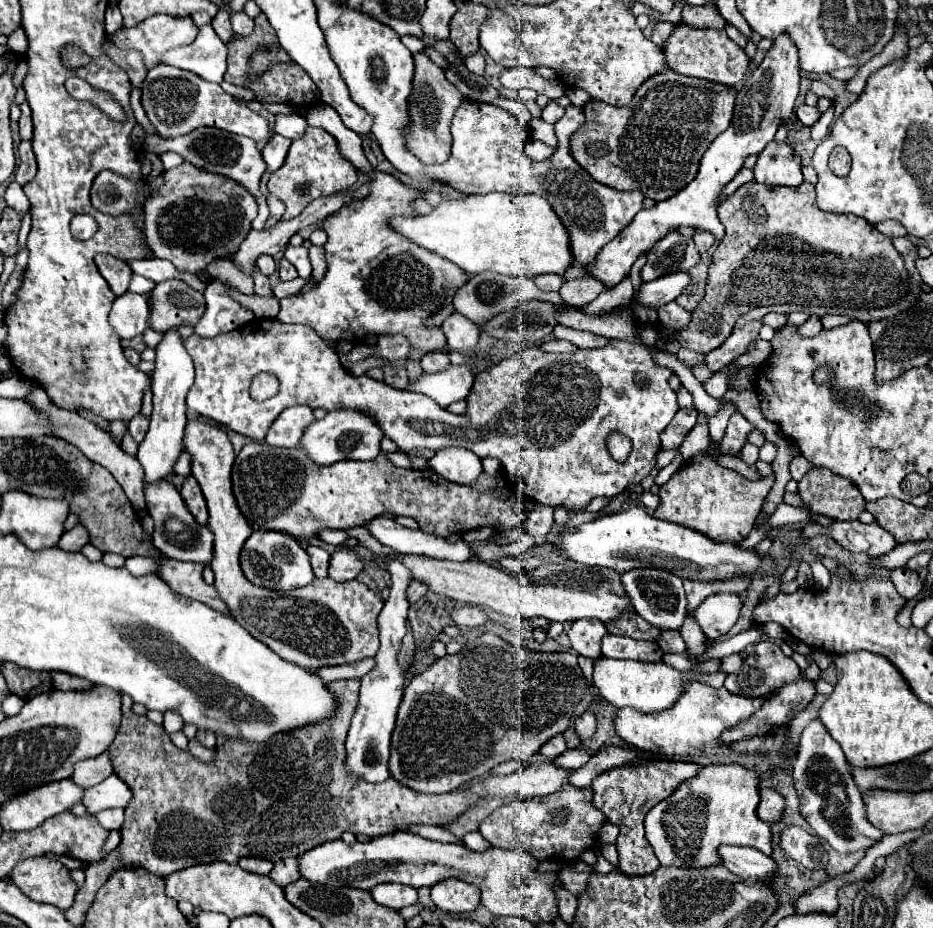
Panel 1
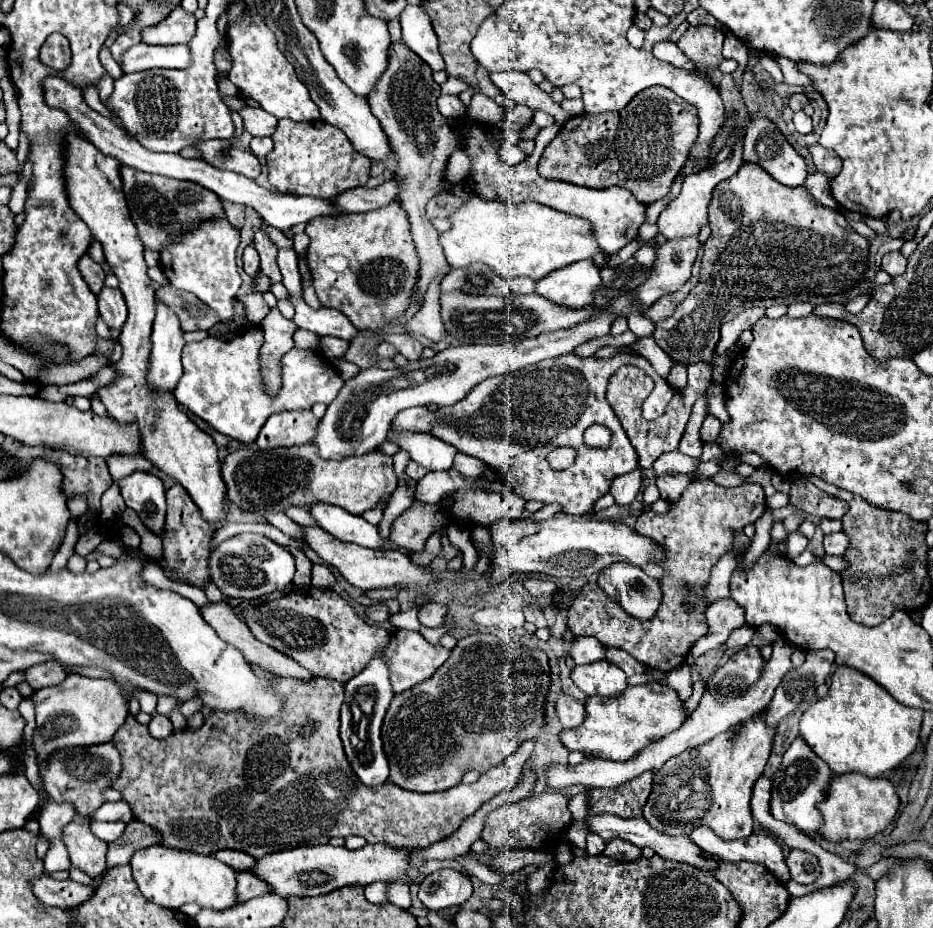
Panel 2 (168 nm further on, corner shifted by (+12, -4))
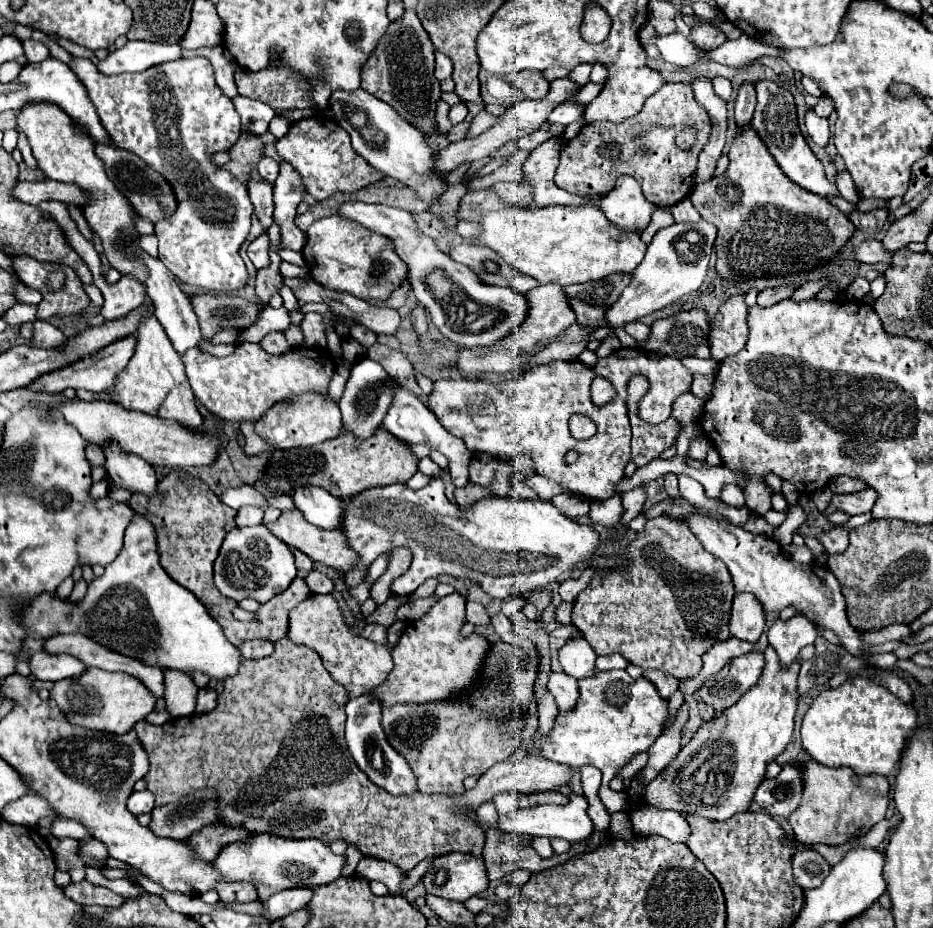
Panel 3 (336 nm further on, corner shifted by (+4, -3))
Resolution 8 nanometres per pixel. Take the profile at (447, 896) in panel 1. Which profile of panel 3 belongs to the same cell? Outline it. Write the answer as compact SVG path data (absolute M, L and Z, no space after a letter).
M451 852L439 856L431 870L423 876L425 890L455 902L465 902L487 888L483 860L471 854Z

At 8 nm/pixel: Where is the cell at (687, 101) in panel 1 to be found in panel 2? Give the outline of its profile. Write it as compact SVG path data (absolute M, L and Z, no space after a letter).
M649 87L641 91L621 113L603 113L603 115L587 115L581 113L569 119L559 135L549 143L541 161L539 161L539 175L545 179L569 181L573 185L591 187L591 189L605 189L609 185L625 185L633 191L639 203L651 205L653 201L661 199L677 173L683 169L689 149L697 139L697 111L693 105L683 103L671 89L663 87Z

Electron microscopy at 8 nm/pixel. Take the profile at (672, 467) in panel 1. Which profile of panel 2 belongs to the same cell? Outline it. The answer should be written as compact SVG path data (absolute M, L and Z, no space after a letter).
M647 485L645 491L643 491L643 507L645 511L651 509L651 505L659 499L659 491L657 491L657 485Z

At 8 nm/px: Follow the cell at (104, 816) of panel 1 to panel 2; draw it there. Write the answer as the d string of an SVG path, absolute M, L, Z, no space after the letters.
M125 801L105 803L105 805L93 815L93 819L97 819L97 821L123 821L123 823L129 823L131 817L133 817L133 811L131 811L129 803L125 803Z

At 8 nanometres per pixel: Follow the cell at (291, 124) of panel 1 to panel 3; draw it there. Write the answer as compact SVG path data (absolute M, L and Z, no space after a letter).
M237 96L237 98L233 98L233 104L241 116L243 128L257 134L257 136L265 134L269 128L269 122L275 118L275 110L269 108L269 104L265 104L261 100Z

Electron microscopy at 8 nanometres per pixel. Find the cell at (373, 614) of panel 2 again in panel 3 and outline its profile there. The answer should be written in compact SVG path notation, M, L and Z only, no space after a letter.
M367 624L361 632L361 636L373 640L373 642L385 642L387 640L387 628L383 624Z

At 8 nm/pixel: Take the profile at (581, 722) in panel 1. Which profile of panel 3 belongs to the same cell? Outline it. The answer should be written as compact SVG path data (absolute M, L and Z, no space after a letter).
M551 672L547 688L555 696L559 712L569 712L569 708L573 708L573 704L577 704L579 688L577 688L577 680L573 676L567 676L561 672Z

